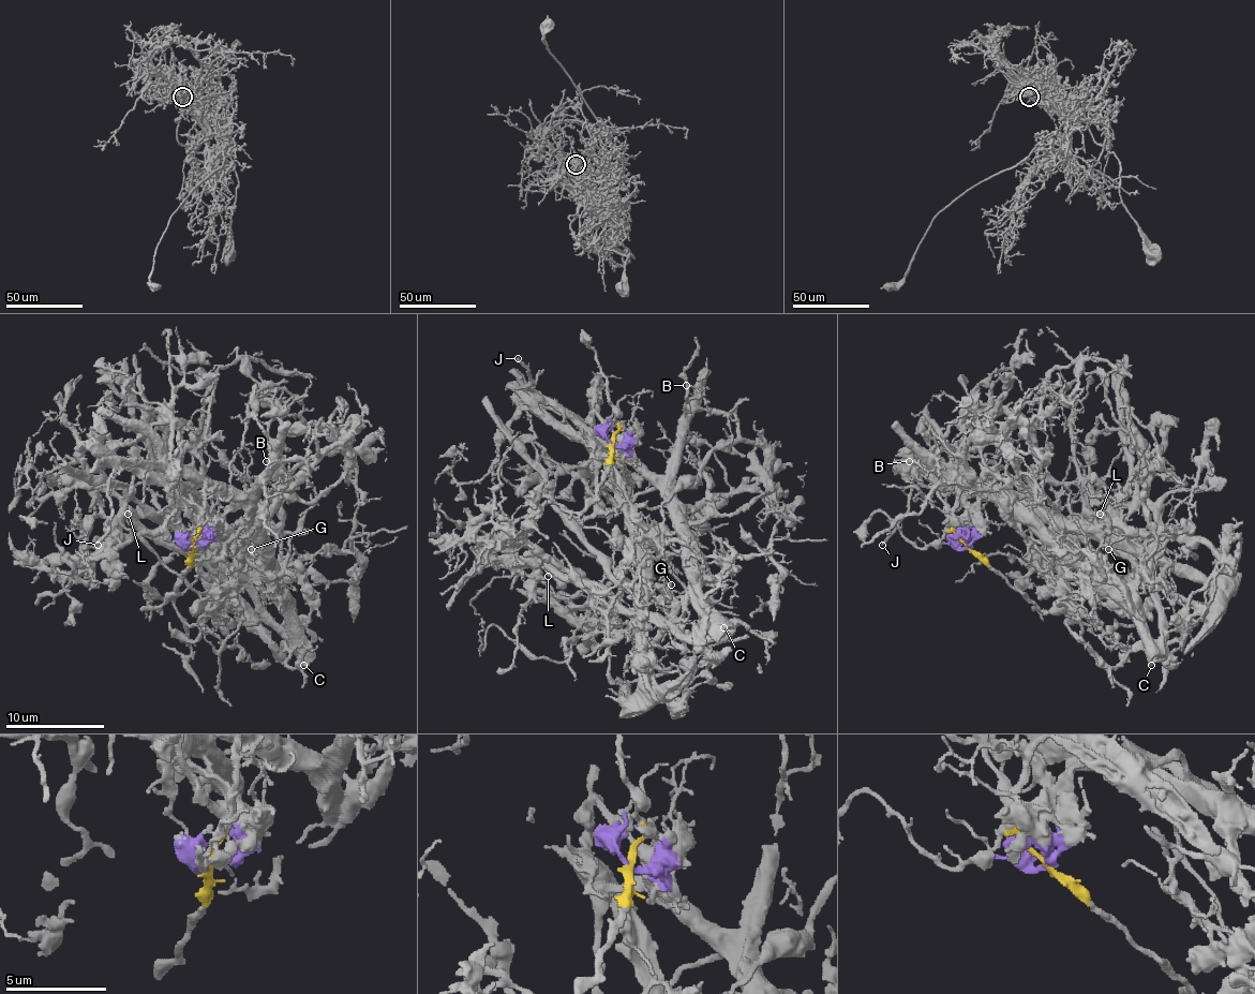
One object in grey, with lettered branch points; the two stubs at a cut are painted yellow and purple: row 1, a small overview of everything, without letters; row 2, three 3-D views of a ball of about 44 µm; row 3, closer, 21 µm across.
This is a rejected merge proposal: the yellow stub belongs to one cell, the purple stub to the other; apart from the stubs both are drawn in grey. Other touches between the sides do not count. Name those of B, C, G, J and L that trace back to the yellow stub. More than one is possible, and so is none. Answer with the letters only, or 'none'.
B, C, J

